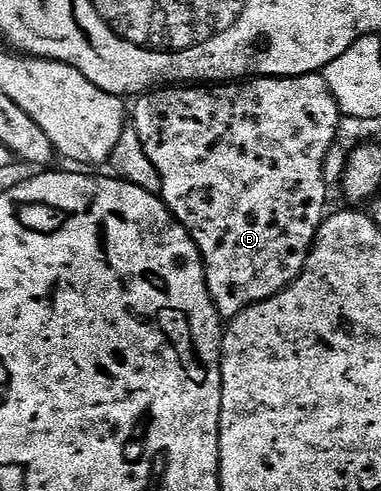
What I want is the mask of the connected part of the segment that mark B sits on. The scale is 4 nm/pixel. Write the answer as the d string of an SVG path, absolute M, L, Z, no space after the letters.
M324 74L250 77L244 81L229 81L224 85L165 85L160 89L144 92L134 103L137 104L131 107L131 126L137 131L147 157L162 178L161 198L164 199L169 212L187 229L187 233L199 249L205 266L207 289L222 320L233 319L248 307L267 301L285 287L291 286L300 277L305 262L308 261L308 255L313 249L313 242L316 241L321 223L327 217L327 210L325 211L327 188L323 161L328 151L333 148L333 144L338 142L337 130L340 129L341 123L343 124L341 110L337 107L335 97L331 97L331 89L327 89Z

